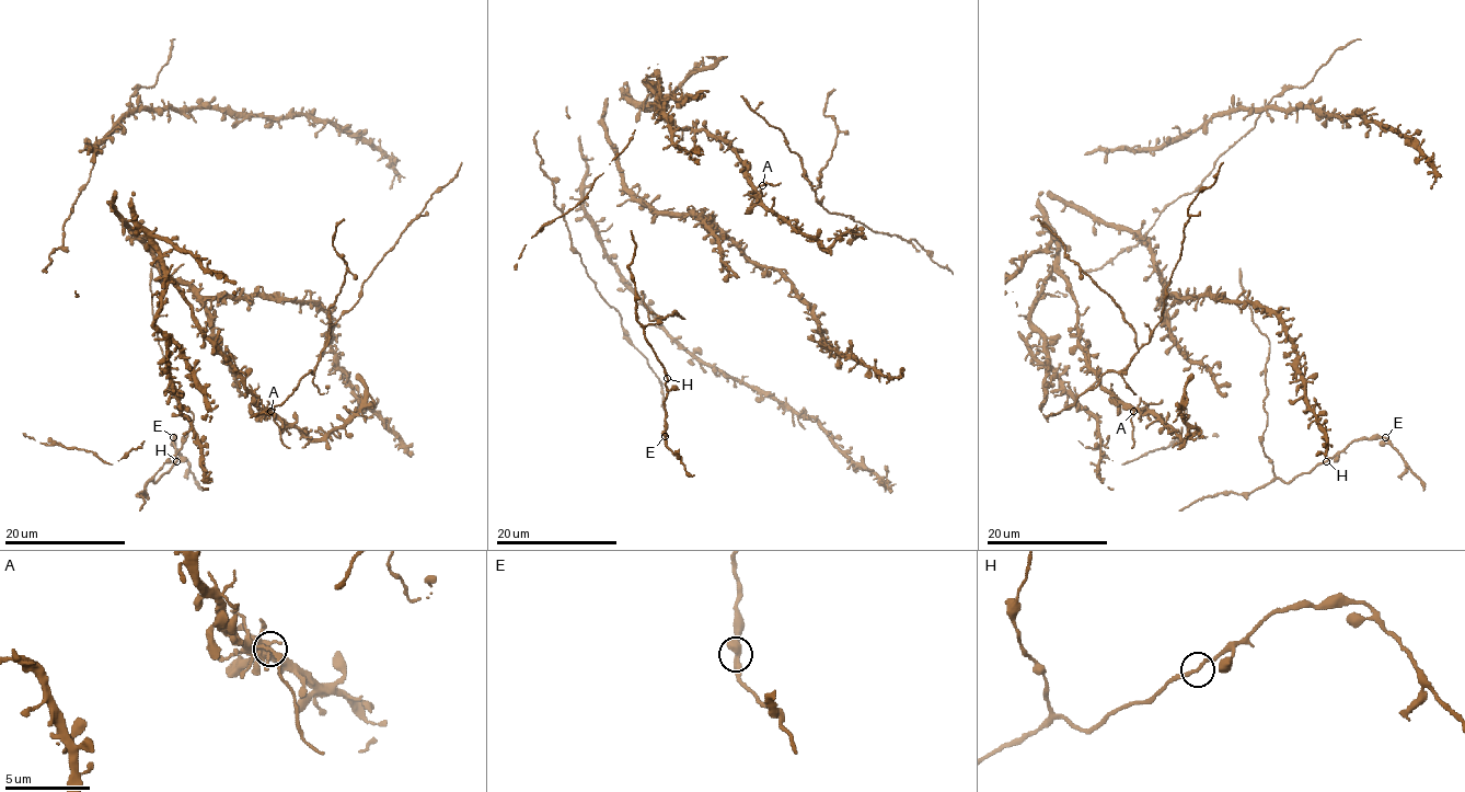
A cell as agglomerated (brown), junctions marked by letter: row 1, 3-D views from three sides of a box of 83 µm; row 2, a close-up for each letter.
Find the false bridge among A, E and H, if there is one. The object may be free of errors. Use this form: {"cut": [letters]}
{"cut": ["A"]}

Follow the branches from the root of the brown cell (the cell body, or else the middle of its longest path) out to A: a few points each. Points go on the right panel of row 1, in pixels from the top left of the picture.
A: (1038, 195), (1044, 224), (1056, 238), (1057, 271), (1076, 303), (1077, 345), (1097, 381), (1133, 412)

